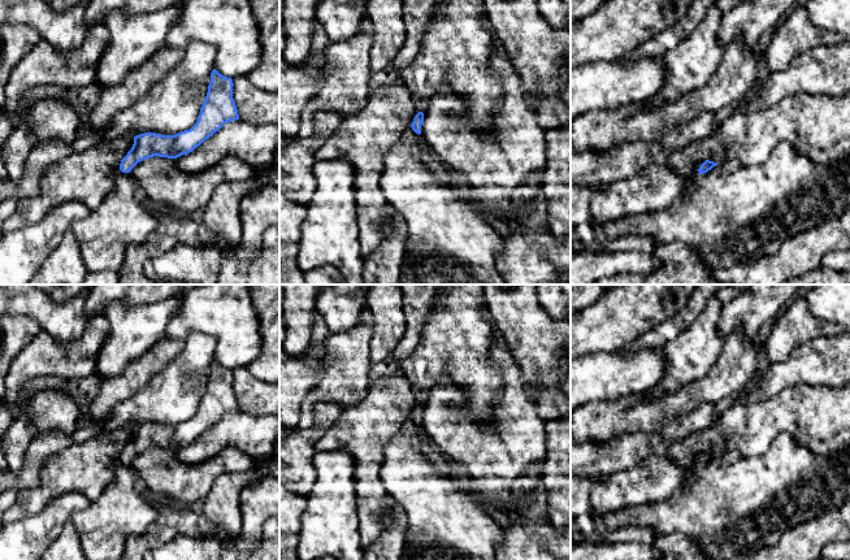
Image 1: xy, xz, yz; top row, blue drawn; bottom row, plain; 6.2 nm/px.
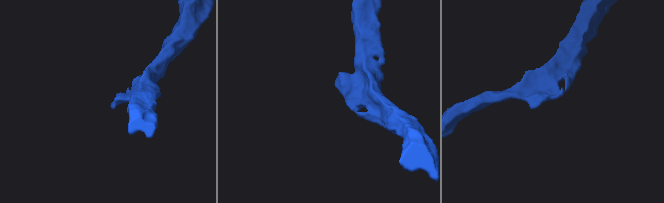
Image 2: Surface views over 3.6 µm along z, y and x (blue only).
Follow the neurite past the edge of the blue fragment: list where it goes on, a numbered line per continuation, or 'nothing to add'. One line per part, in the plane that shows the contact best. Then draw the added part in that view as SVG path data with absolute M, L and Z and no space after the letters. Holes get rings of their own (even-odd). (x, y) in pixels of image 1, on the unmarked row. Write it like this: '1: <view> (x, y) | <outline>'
nothing to add

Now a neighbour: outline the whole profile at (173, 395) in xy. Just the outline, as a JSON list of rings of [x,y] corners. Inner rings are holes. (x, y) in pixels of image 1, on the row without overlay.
[[[191,331],[182,351],[149,382],[121,401],[105,420],[104,431],[144,424],[175,426],[198,412],[205,391],[216,340]]]

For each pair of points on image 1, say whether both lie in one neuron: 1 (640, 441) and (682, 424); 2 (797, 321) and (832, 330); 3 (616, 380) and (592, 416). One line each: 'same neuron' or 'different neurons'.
1: same neuron
2: same neuron
3: different neurons

